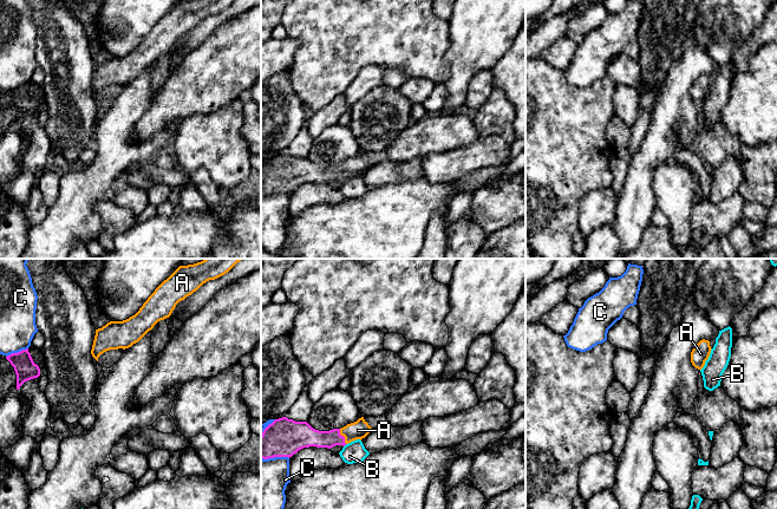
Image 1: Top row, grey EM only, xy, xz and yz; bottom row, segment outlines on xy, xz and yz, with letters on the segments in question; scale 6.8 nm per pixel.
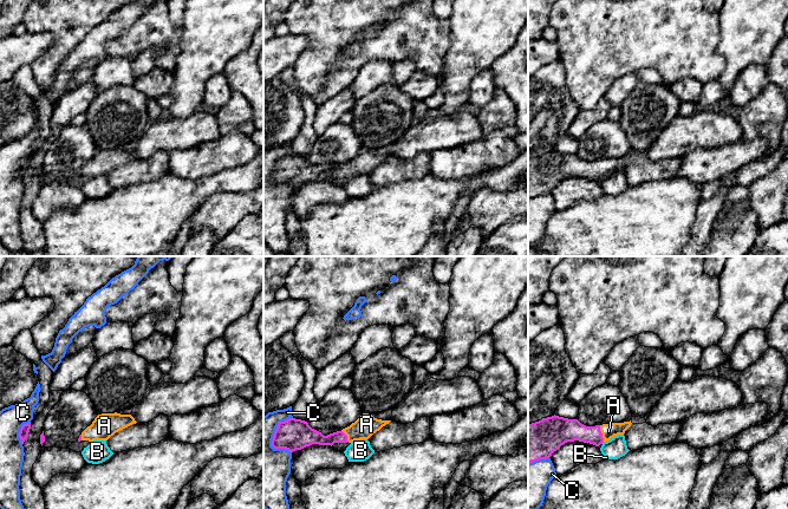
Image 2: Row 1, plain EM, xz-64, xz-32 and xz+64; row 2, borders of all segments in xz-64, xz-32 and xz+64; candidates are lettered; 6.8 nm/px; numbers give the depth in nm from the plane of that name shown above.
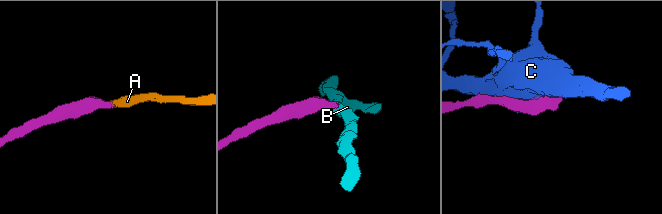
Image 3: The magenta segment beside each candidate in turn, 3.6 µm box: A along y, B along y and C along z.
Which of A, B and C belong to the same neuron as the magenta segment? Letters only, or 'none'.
A

